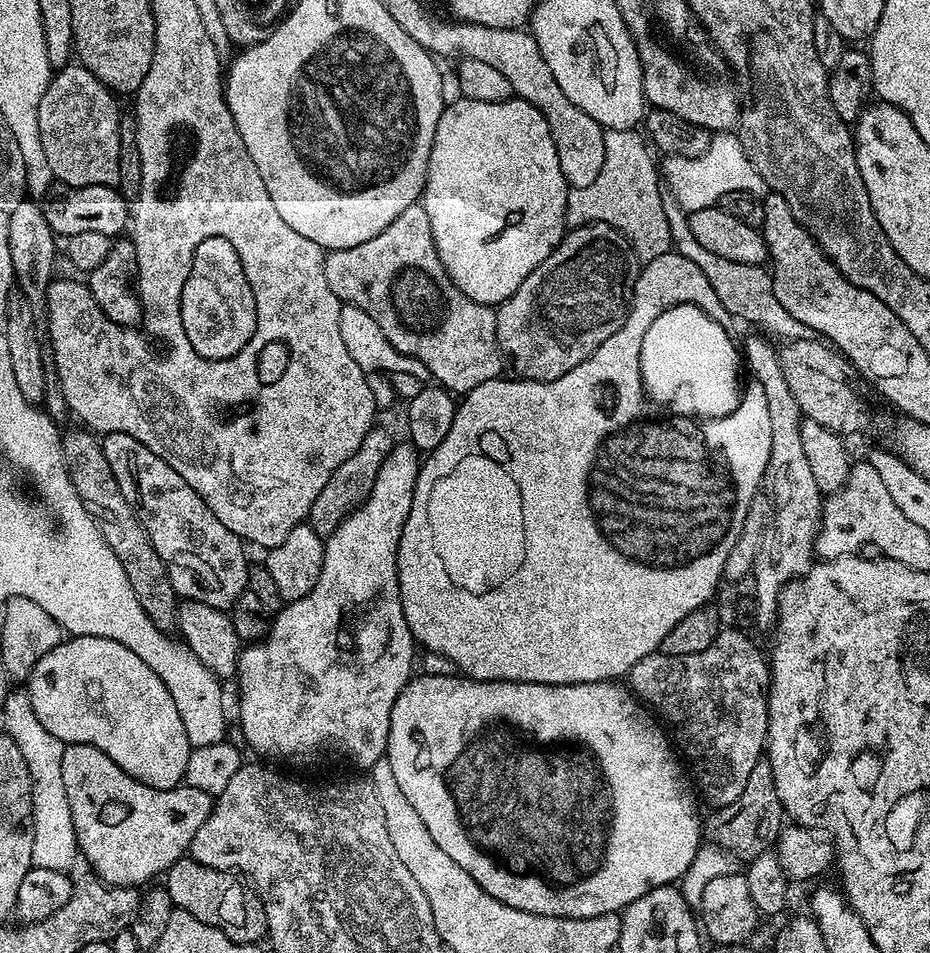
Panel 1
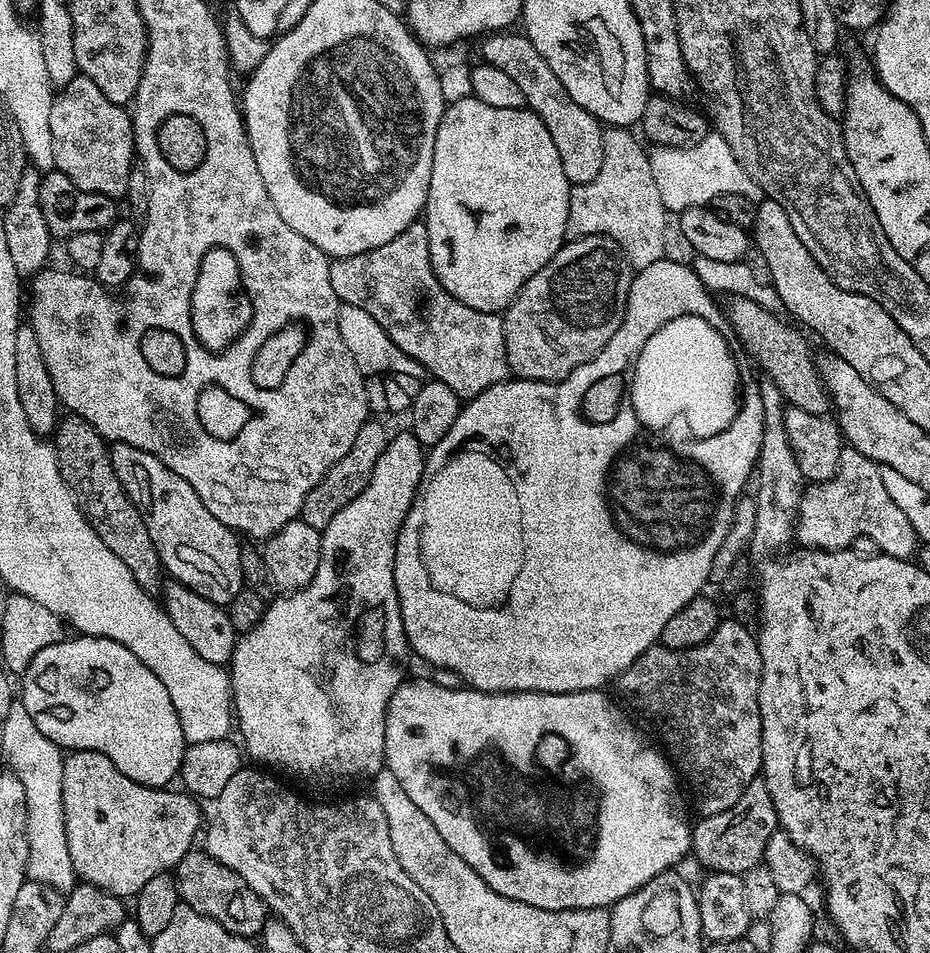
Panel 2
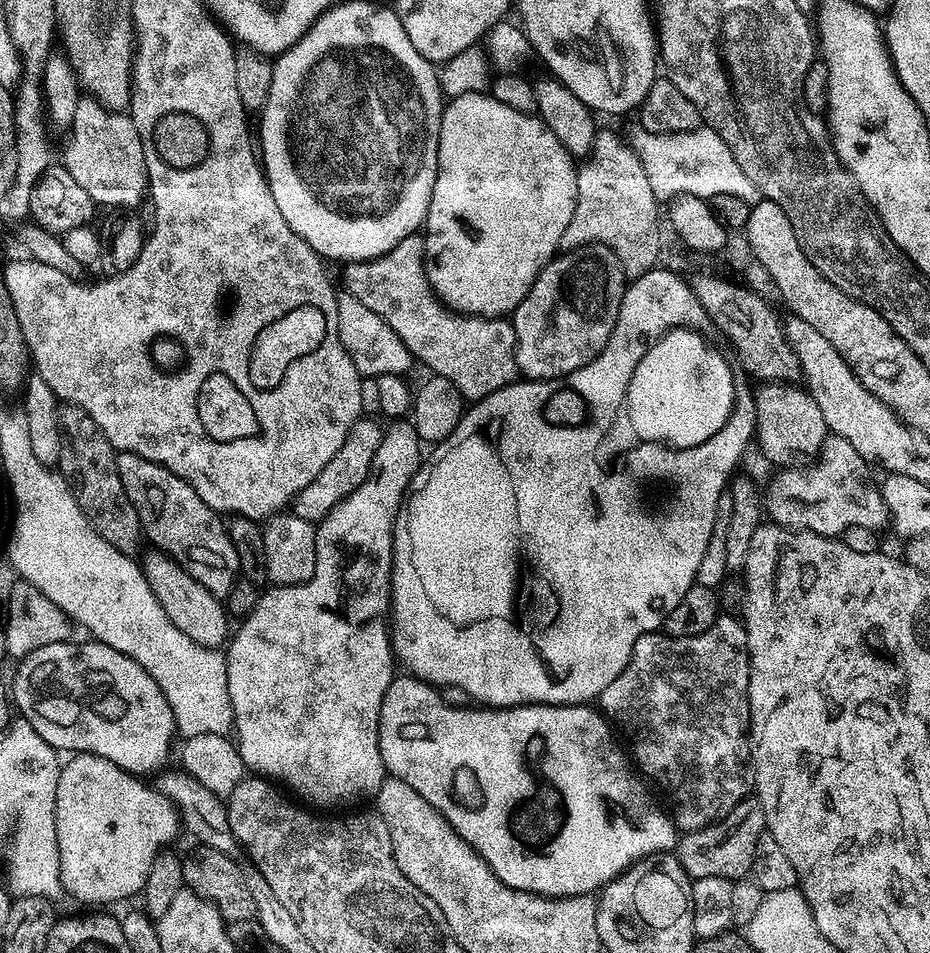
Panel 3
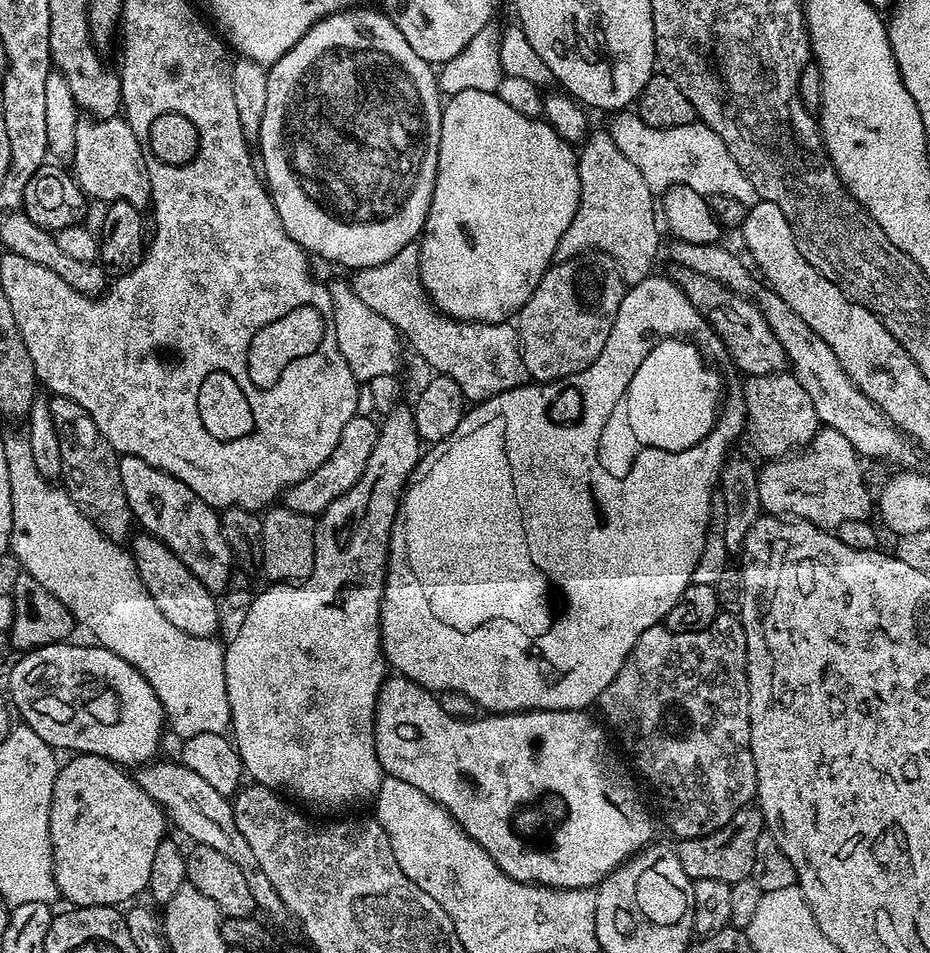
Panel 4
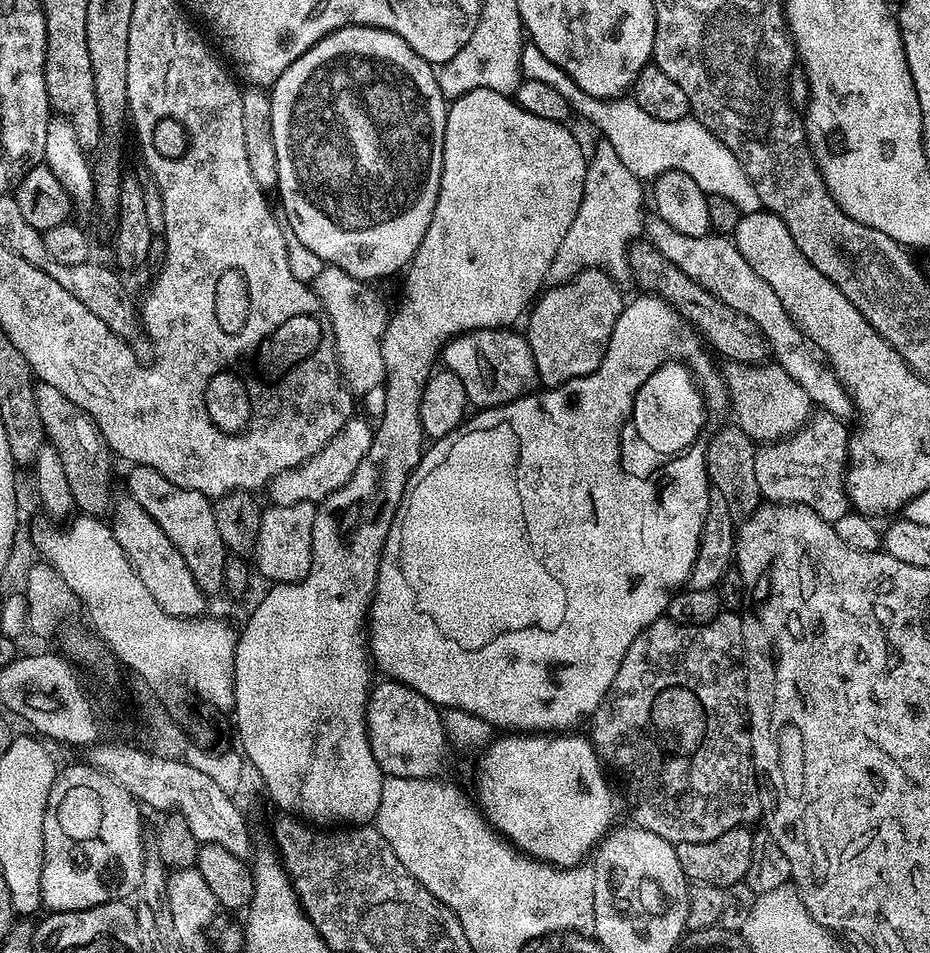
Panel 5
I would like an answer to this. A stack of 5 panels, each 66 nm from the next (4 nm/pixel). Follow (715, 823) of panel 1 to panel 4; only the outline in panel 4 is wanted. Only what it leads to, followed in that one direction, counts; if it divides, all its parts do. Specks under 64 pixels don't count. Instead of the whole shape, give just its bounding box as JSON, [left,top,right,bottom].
[675,806,765,884]

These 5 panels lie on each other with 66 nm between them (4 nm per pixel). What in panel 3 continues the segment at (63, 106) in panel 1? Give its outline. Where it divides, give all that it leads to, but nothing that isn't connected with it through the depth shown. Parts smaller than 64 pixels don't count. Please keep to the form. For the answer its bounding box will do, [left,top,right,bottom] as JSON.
[63,96,148,210]

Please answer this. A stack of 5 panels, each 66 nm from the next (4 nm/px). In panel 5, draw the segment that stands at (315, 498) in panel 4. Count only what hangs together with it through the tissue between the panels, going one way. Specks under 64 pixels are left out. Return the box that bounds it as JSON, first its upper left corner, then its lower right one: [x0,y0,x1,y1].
[266,419,374,506]

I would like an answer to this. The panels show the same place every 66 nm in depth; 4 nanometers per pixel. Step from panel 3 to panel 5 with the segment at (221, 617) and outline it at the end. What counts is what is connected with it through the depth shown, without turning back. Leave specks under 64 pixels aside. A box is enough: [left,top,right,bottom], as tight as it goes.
[110,502,206,620]

